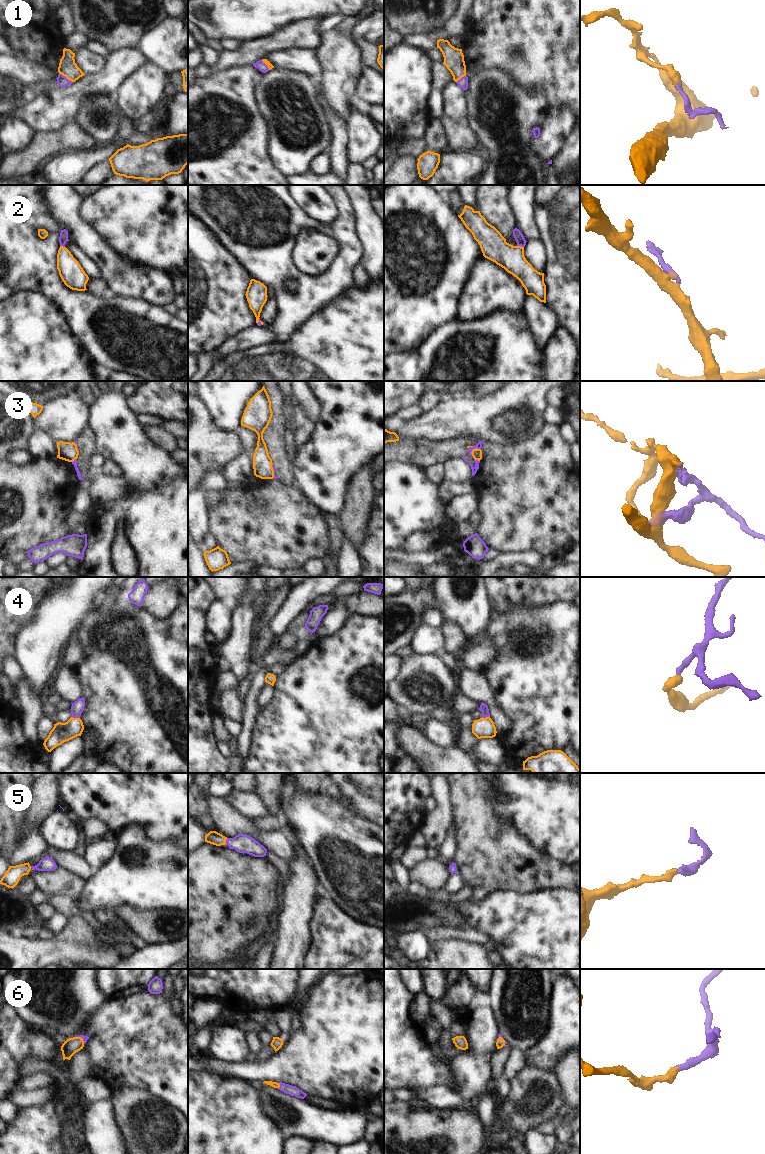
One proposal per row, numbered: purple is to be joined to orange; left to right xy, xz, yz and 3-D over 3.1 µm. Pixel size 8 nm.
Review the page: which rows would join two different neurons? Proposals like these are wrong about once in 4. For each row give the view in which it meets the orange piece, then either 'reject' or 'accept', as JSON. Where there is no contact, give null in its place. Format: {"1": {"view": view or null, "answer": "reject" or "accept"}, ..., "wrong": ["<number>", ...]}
{"1": {"view": "xy", "answer": "accept"}, "2": {"view": "yz", "answer": "accept"}, "3": {"view": "yz", "answer": "reject"}, "4": {"view": "xy", "answer": "accept"}, "5": {"view": "xz", "answer": "accept"}, "6": {"view": "xz", "answer": "accept"}, "wrong": ["3"]}

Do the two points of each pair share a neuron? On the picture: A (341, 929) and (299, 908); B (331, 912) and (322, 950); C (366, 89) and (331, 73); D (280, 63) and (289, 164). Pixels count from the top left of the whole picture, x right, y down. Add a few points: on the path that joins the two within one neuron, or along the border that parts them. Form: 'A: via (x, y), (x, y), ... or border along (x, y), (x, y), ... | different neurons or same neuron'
A: border along (315, 899), (313, 914), (309, 923), (310, 938) | different neurons
B: via (331, 921), (331, 941) | same neuron
C: border along (363, 66), (354, 92) | different neurons
D: border along (274, 67), (296, 70), (303, 73) | different neurons

